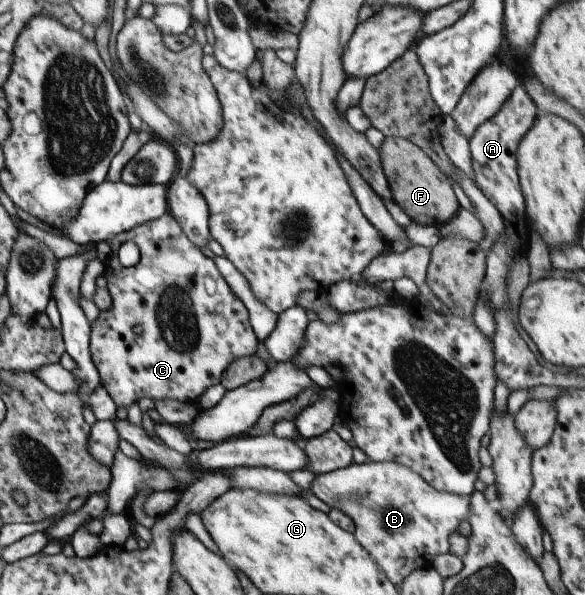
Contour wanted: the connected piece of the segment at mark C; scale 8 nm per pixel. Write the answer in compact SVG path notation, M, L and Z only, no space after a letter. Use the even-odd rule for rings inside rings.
M164 213L157 219L139 224L134 228L121 232L110 240L111 251L105 262L105 270L102 274L106 280L106 290L110 295L110 306L106 309L99 310L98 318L91 324L91 333L89 334L89 353L92 364L96 367L99 374L99 383L105 388L105 391L114 401L115 406L123 406L128 408L133 402L137 402L139 398L146 397L150 400L174 399L180 402L196 404L197 398L209 386L220 382L222 373L227 366L236 359L244 359L245 357L254 356L256 352L256 344L259 340L255 337L252 327L249 323L248 313L242 301L229 289L226 281L220 276L216 265L212 259L208 259L197 246L194 246L186 236L183 230L176 222L171 214ZM126 240L134 242L139 250L140 260L131 267L122 267L118 263L115 252L118 247Z

